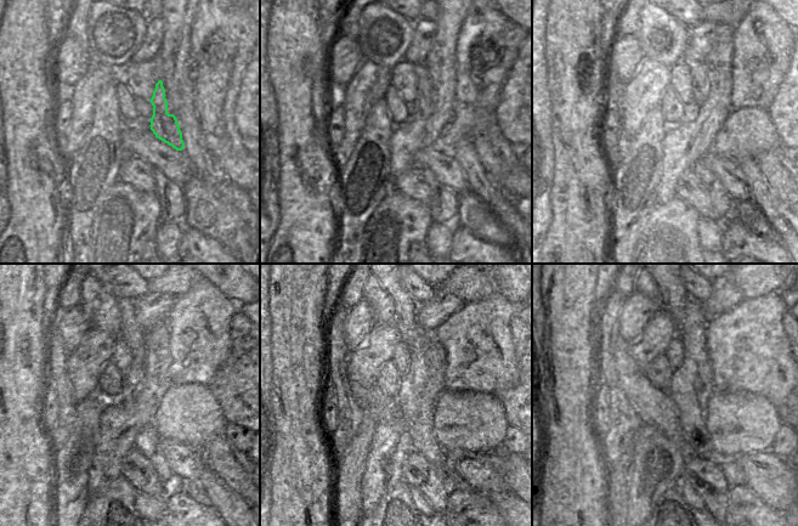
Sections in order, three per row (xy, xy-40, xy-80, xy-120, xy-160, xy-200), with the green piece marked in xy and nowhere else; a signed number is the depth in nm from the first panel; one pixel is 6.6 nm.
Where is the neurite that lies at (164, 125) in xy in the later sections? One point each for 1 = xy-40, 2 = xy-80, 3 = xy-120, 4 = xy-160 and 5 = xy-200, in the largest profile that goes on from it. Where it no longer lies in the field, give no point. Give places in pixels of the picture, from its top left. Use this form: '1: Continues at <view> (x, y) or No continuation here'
1: Continues at xy-40 (425, 100)
2: Continues at xy-80 (700, 85)
3: Continues at xy-120 (132, 333)
4: Continues at xy-160 (405, 309)
5: Continues at xy-200 (674, 297).

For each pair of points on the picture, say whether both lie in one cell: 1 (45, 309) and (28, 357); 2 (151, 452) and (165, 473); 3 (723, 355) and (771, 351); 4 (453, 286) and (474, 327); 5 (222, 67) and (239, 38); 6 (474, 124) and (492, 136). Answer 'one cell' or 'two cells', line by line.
1: one cell
2: one cell
3: one cell
4: two cells
5: one cell
6: two cells

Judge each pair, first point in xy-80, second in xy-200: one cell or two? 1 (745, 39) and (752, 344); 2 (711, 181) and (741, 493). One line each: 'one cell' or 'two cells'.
1: one cell
2: two cells

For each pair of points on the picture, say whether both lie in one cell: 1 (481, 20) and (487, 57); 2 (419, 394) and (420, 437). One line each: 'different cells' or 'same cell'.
1: different cells
2: same cell

